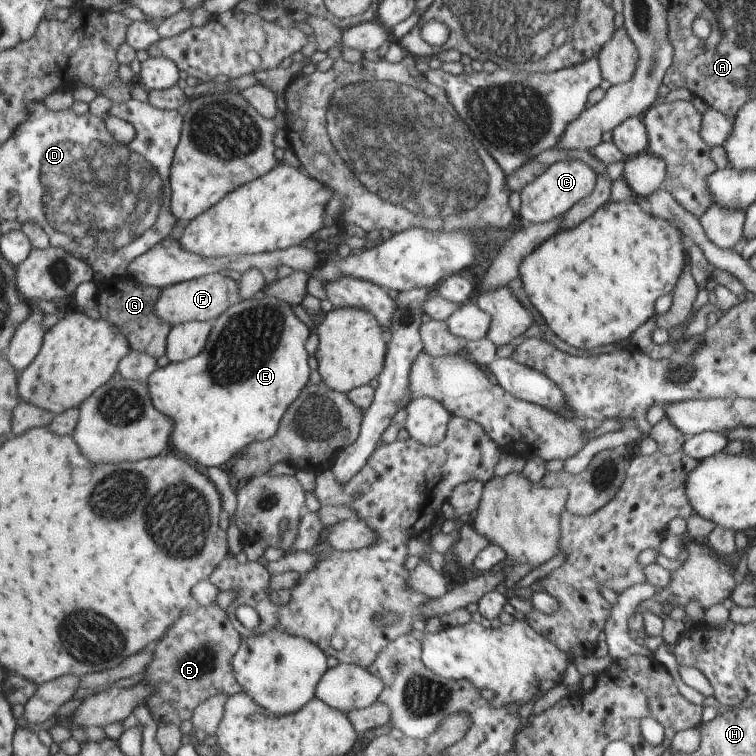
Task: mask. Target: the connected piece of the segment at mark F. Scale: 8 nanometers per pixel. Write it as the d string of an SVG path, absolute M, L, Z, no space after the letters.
M212 273L168 287L157 302L156 312L174 326L190 321L216 322L230 307L242 302L239 282L223 273Z

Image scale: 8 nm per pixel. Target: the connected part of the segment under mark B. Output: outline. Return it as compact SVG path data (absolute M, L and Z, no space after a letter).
M217 603L197 606L182 615L165 638L155 645L155 661L144 676L157 686L157 693L148 702L155 719L180 725L192 720L197 708L213 696L242 693L233 671L233 659L241 646L241 637L241 630Z

